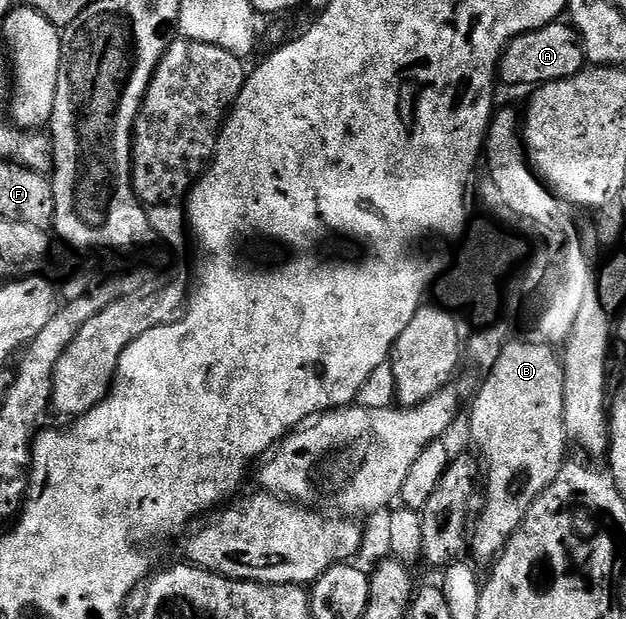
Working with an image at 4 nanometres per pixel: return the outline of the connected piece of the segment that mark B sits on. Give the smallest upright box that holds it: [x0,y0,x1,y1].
[469,339,569,562]

